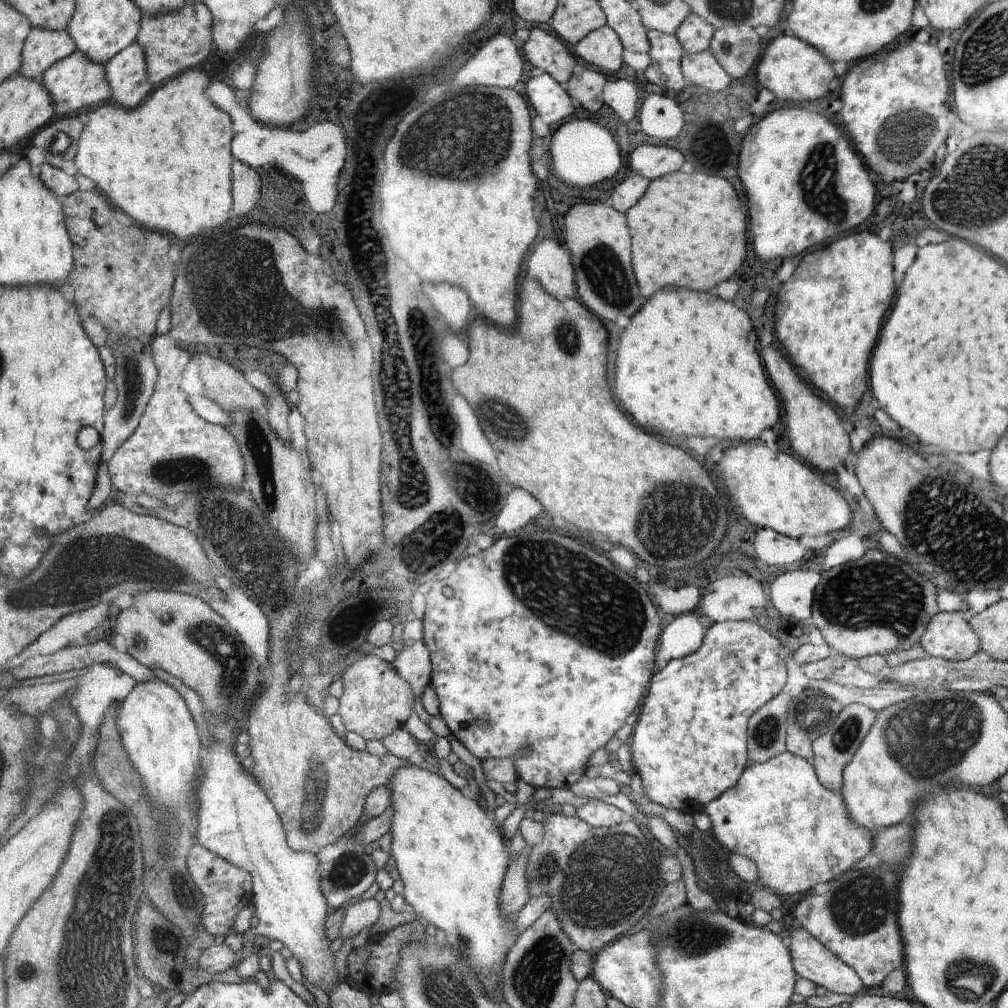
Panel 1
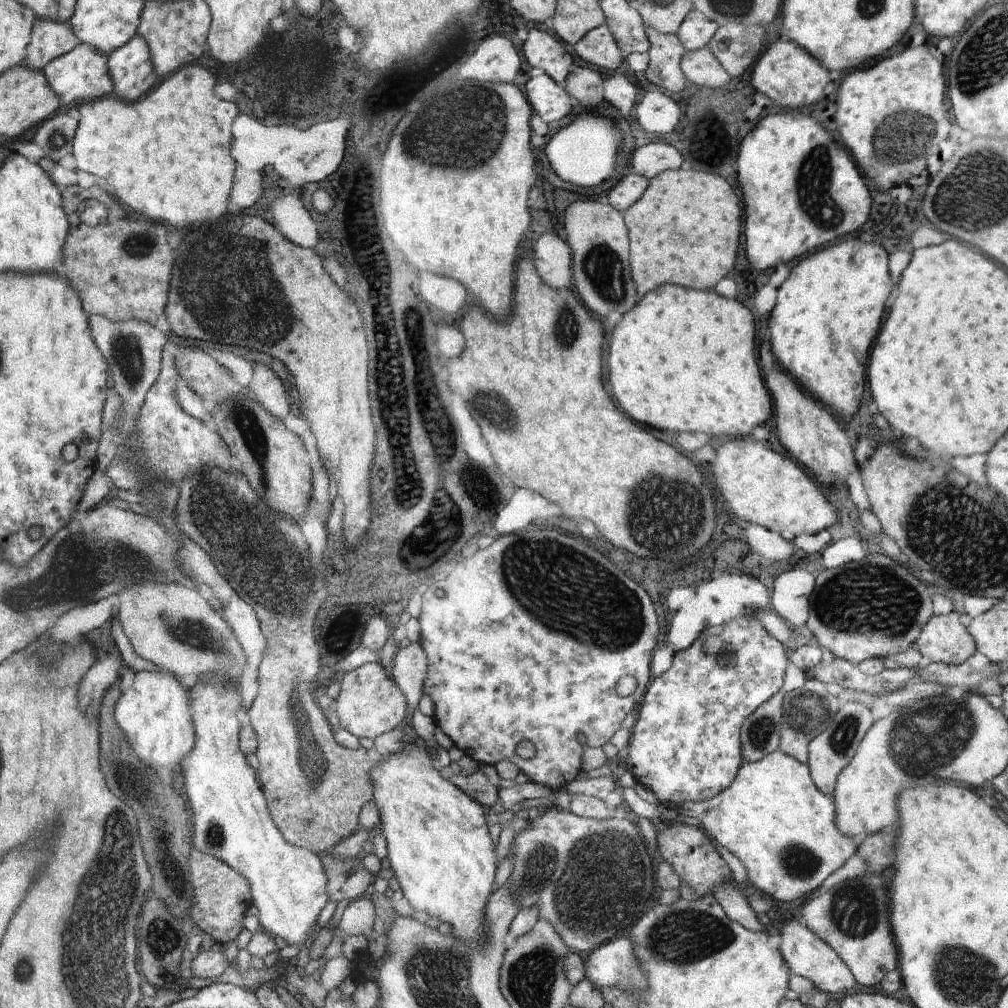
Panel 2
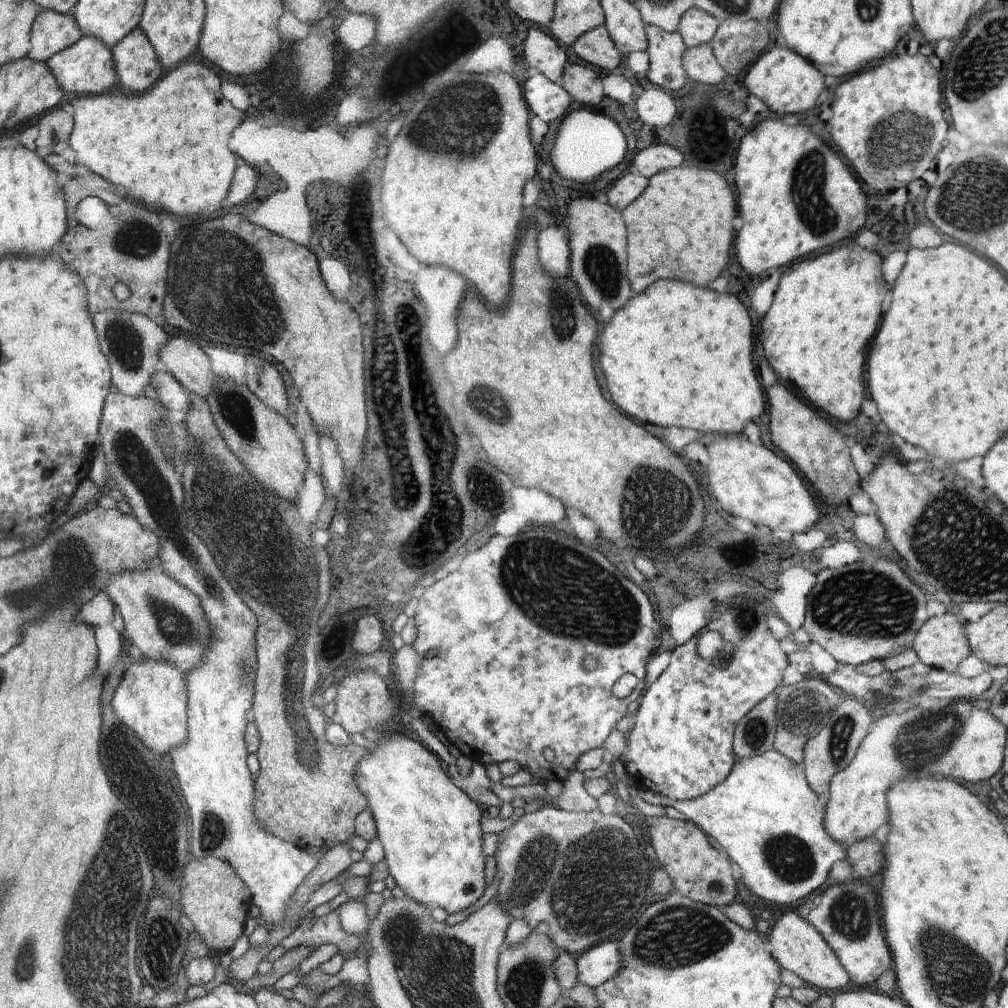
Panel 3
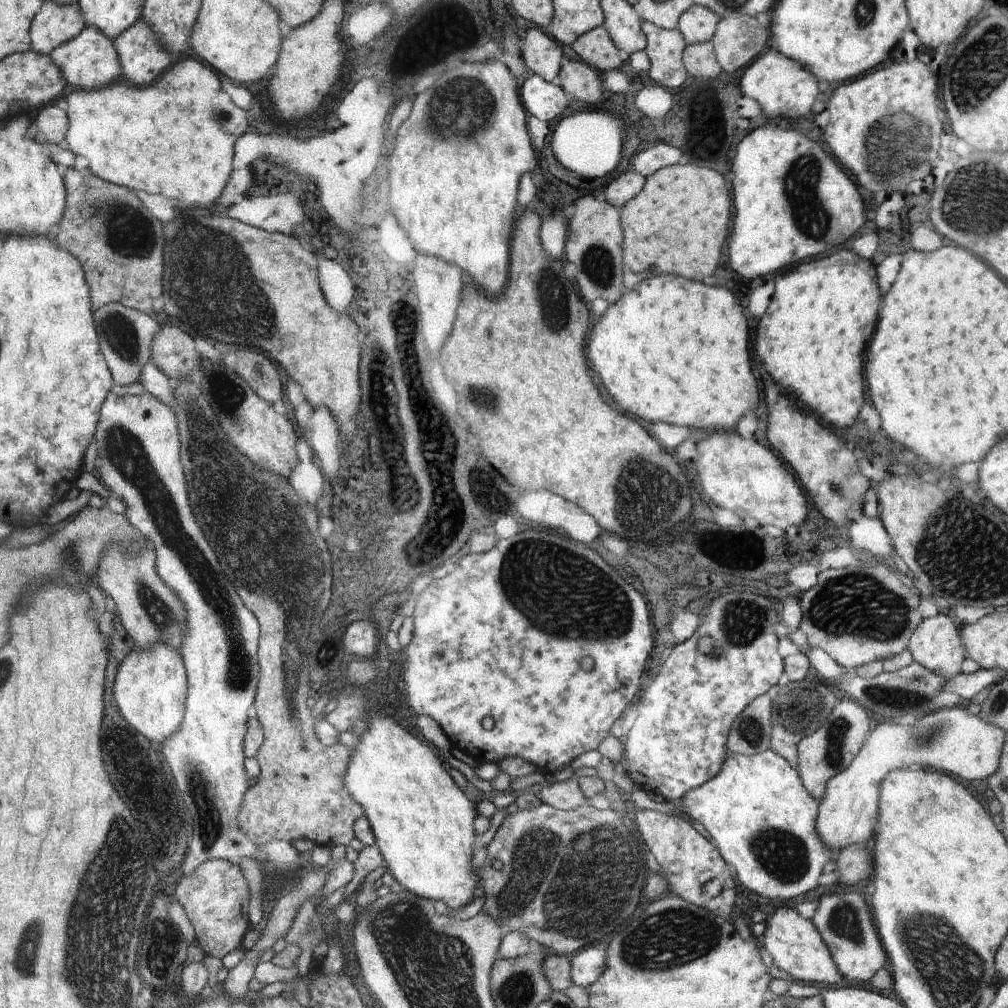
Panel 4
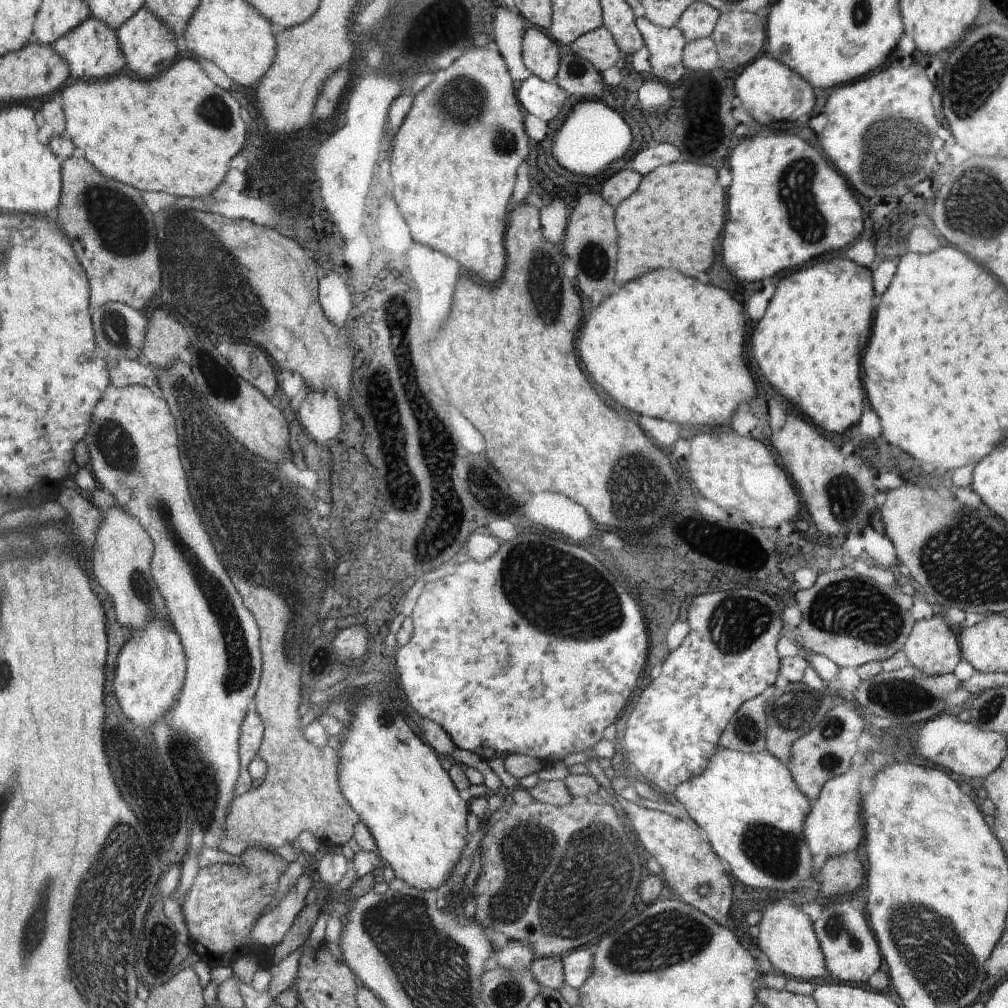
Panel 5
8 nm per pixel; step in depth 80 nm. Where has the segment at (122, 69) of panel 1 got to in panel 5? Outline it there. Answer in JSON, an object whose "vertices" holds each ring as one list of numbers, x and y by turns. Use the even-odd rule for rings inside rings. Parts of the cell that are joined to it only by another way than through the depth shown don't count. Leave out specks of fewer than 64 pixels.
{"vertices":[[146,8,138,10,137,14,116,32,122,51,125,52,126,63,129,64,127,72,140,78,152,79,160,77,174,65,180,48,179,40]]}

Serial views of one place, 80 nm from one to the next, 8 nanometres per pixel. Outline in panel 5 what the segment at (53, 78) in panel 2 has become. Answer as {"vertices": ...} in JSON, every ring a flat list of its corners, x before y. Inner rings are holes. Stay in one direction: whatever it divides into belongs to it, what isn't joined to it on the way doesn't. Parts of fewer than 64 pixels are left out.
{"vertices":[[91,16,72,33,54,42,54,50,66,63,70,64,70,76,76,82,102,82,108,81,110,76,118,72,118,68,124,68,124,56,118,46,117,32,104,22]]}

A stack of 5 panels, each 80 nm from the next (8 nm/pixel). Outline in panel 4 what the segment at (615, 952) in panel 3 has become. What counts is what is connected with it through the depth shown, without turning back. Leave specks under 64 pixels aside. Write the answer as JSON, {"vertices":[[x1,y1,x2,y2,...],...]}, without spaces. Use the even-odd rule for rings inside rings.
{"vertices":[[597,944,589,945,570,957,572,983,582,988,598,982,606,970,606,948]]}

